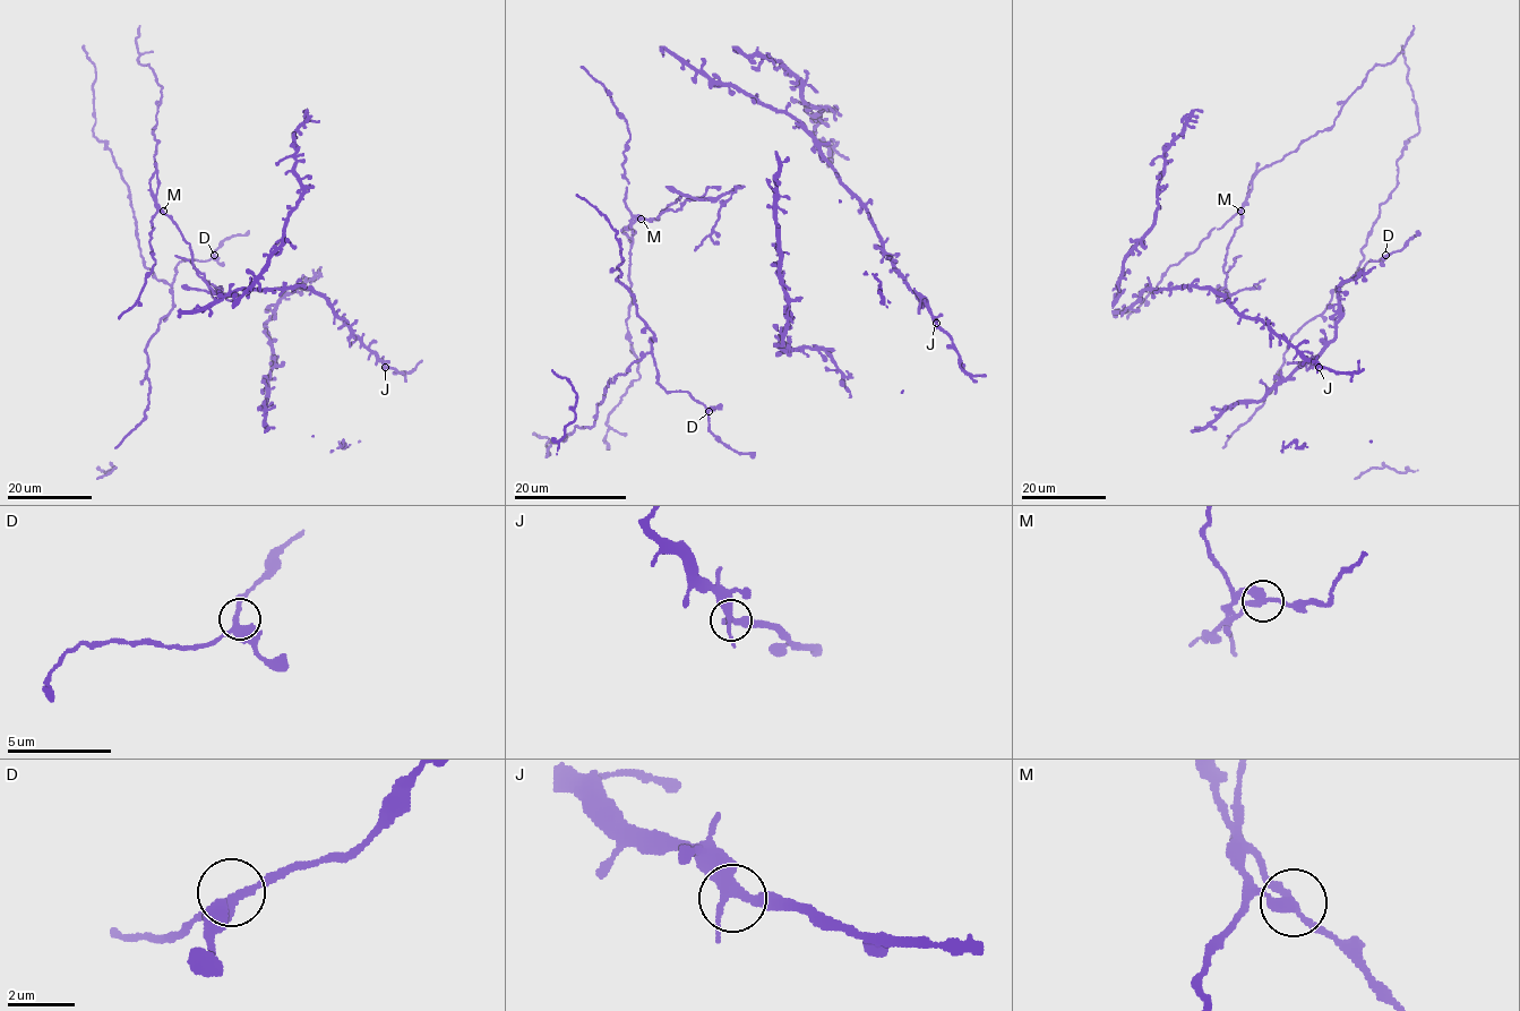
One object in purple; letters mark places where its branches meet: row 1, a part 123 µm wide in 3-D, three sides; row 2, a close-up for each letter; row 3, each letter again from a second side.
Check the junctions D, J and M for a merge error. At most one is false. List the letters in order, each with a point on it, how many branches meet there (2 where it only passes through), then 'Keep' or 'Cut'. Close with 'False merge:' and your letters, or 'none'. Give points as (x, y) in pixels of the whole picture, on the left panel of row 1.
D: Place: (214, 255). Branches: 3. Keep
J: Place: (385, 367). Branches: 3. Keep
M: Place: (163, 211). Branches: 3. Cut
False merge: M

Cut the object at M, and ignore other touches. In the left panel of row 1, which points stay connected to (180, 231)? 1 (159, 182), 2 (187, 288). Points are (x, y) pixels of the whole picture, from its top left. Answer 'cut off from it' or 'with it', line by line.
1: cut off from it
2: with it

